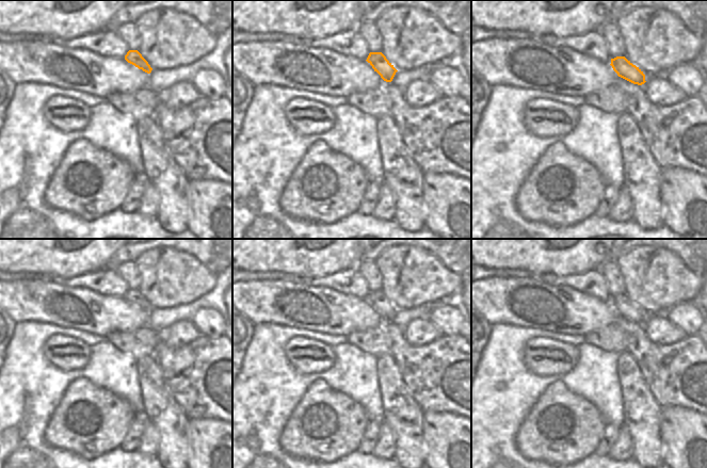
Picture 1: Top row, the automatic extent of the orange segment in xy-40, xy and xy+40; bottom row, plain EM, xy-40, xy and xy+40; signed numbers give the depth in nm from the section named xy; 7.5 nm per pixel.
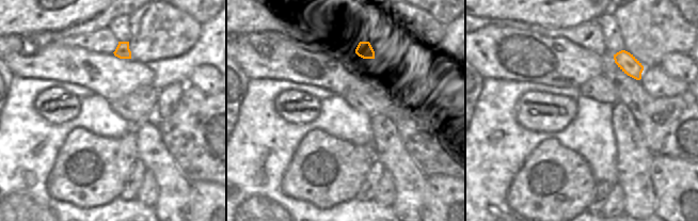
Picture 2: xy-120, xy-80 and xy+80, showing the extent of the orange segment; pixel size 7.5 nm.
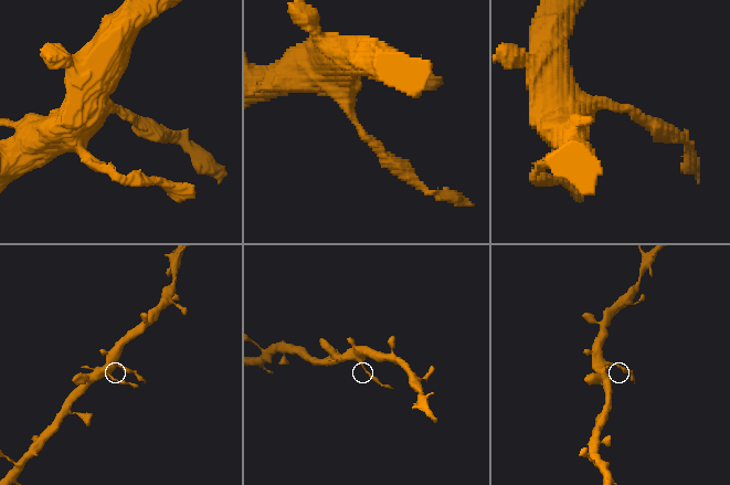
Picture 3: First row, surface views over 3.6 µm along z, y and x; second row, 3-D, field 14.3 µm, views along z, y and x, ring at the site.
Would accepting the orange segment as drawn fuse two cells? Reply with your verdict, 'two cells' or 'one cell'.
two cells

